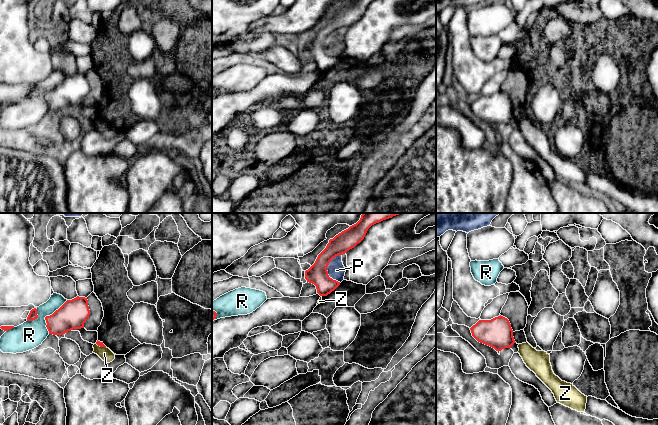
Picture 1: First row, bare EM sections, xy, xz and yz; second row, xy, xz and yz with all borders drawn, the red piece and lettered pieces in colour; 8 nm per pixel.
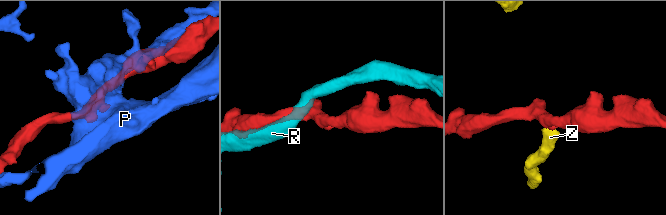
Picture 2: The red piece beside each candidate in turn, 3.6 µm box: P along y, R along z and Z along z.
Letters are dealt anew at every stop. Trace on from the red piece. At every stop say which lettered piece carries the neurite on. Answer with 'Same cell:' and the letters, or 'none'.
Same cell: none

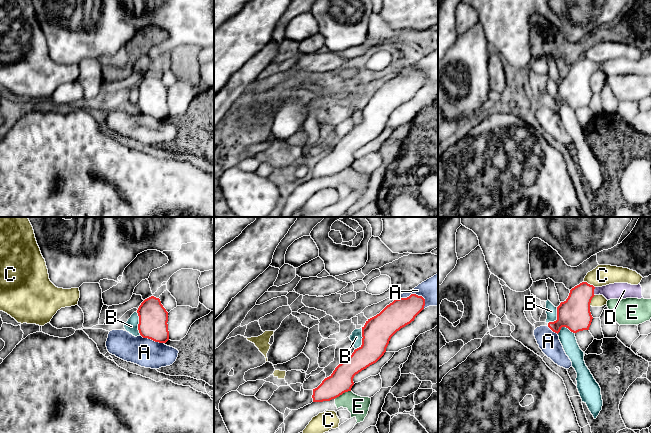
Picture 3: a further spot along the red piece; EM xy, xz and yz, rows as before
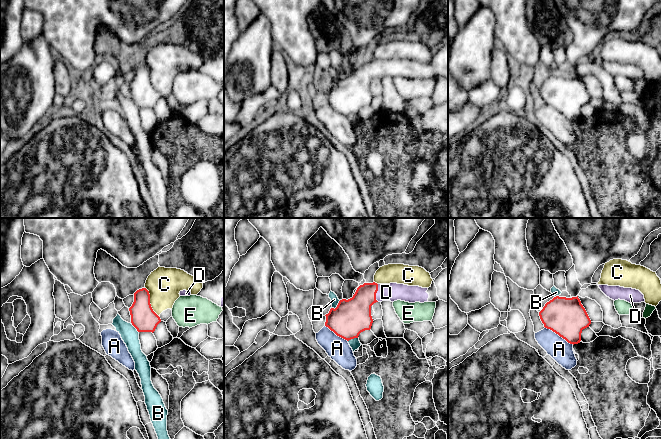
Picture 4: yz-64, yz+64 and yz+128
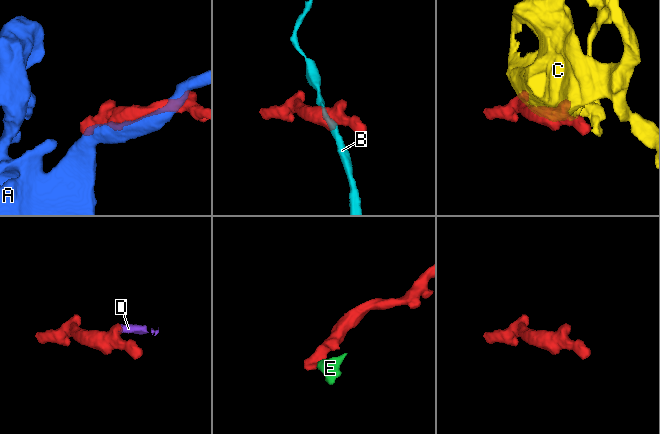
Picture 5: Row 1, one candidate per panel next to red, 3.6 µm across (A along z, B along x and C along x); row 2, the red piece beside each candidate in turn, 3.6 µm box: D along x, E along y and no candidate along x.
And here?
Same cell: D

